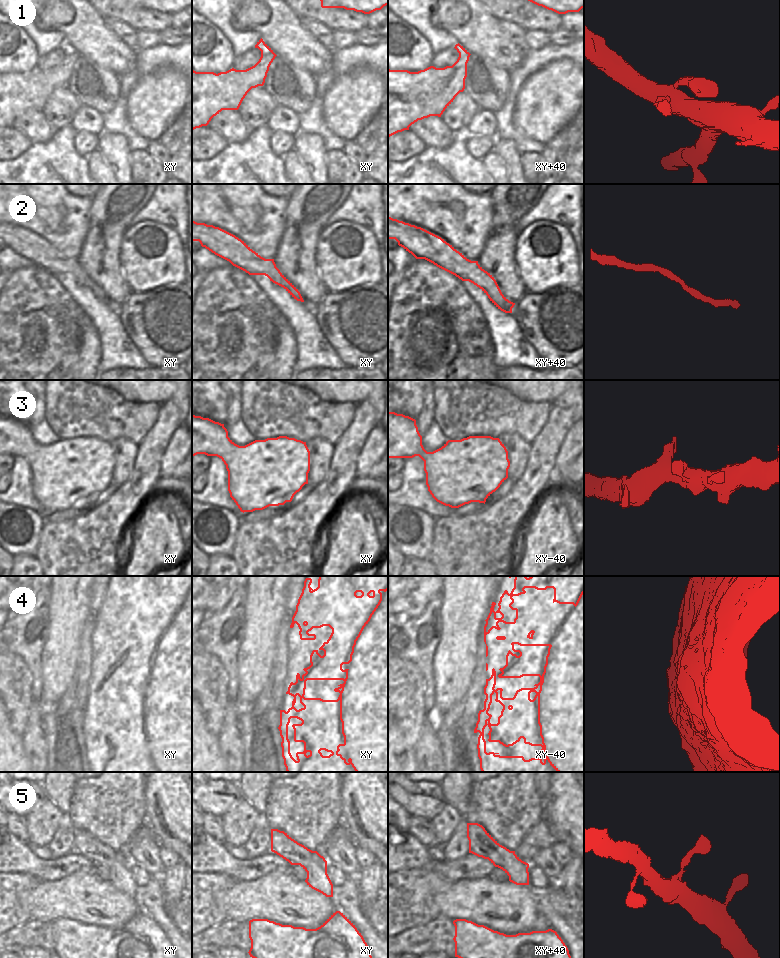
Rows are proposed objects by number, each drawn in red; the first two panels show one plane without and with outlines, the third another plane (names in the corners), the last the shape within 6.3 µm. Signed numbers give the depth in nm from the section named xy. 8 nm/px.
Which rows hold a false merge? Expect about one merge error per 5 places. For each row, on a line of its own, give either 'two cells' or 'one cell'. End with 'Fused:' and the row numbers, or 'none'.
1: one cell
2: one cell
3: one cell
4: one cell
5: one cell
Fused: none

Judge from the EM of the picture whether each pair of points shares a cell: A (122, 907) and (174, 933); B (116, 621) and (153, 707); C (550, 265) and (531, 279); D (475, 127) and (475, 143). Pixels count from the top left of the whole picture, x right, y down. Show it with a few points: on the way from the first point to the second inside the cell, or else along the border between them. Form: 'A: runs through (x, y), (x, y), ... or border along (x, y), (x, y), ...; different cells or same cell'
A: border along (136, 897), (141, 910); different cells
B: runs through (137, 642), (153, 658), (153, 686); same cell
C: runs through (545, 265), (536, 274); same cell
D: border along (473, 133), (494, 138); different cells

